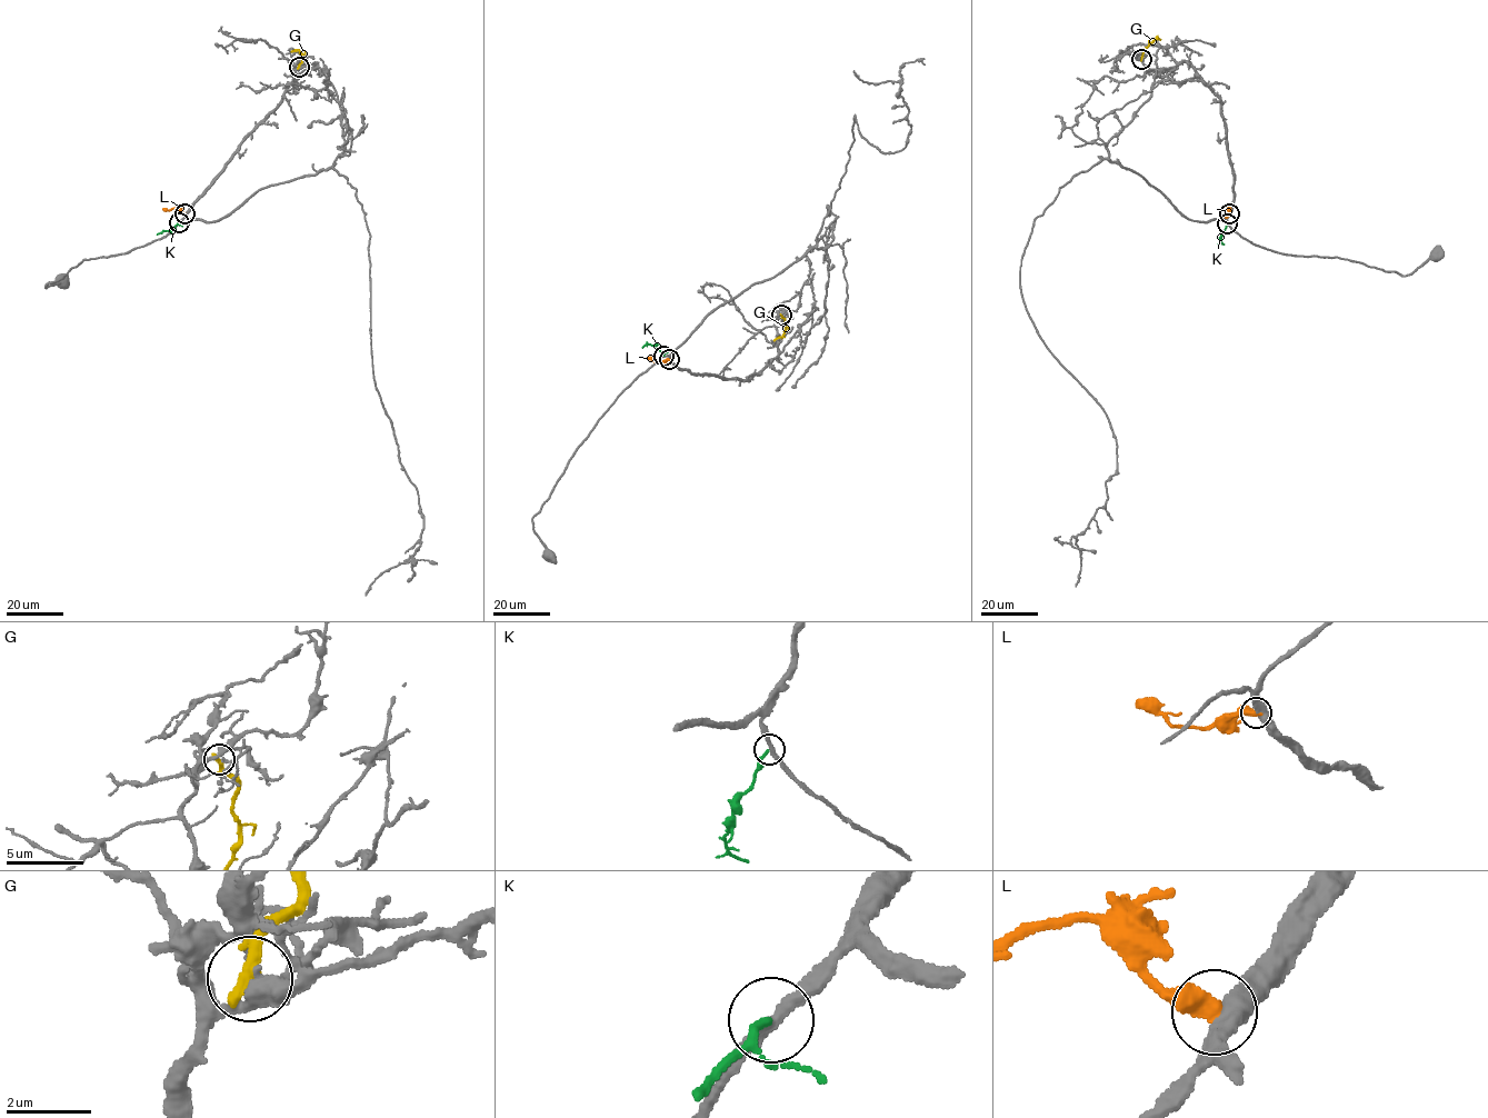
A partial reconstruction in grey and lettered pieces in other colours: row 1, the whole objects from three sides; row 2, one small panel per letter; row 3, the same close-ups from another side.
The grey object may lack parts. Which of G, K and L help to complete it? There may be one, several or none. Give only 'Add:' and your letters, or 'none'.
Add: none

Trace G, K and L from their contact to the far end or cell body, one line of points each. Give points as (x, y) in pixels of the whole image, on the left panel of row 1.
G: (298, 67), (301, 53), (290, 51)
K: (179, 221), (172, 230), (157, 233)
L: (185, 213), (176, 208), (162, 208)

